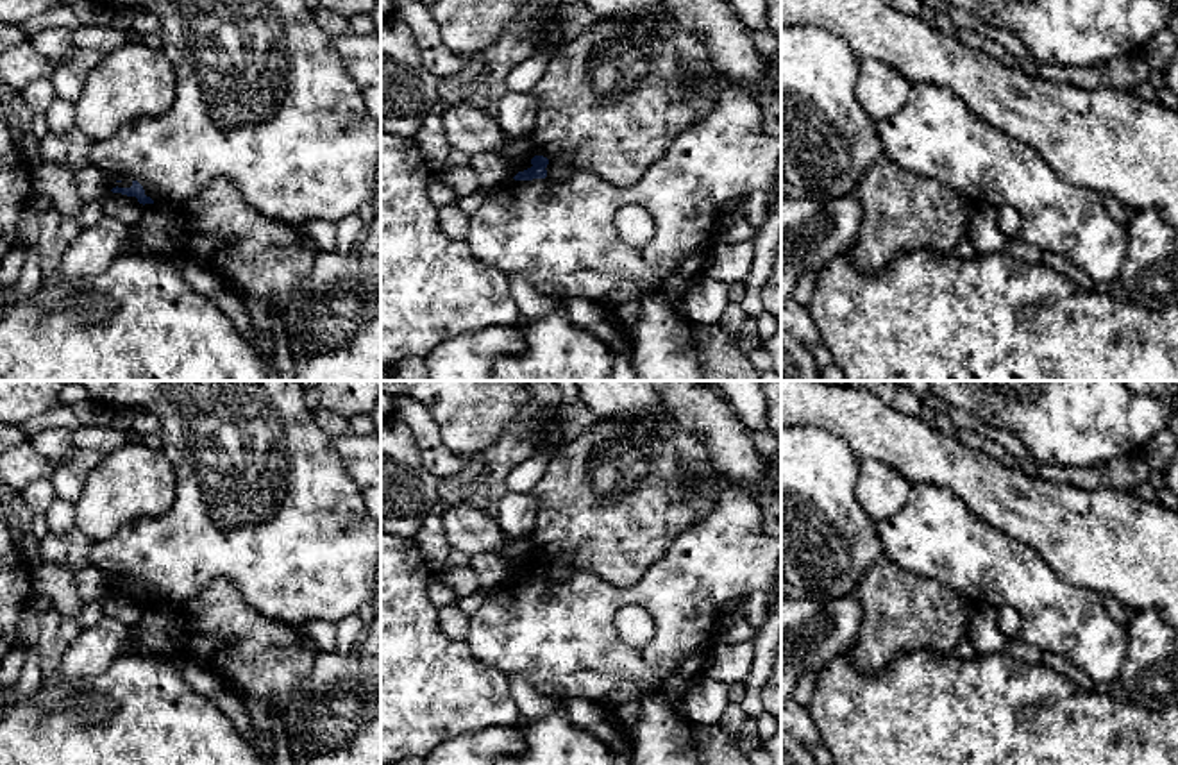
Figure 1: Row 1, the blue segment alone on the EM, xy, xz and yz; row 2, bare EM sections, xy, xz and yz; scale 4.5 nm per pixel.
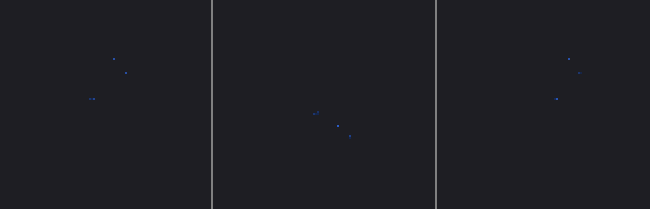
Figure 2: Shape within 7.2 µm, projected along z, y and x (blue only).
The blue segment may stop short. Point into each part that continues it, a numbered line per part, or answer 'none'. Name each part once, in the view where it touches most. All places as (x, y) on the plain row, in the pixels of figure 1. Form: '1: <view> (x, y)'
1: xy (261, 497)

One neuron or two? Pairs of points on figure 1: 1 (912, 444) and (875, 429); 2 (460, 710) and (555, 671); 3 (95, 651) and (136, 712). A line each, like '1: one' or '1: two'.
1: one
2: two
3: two

